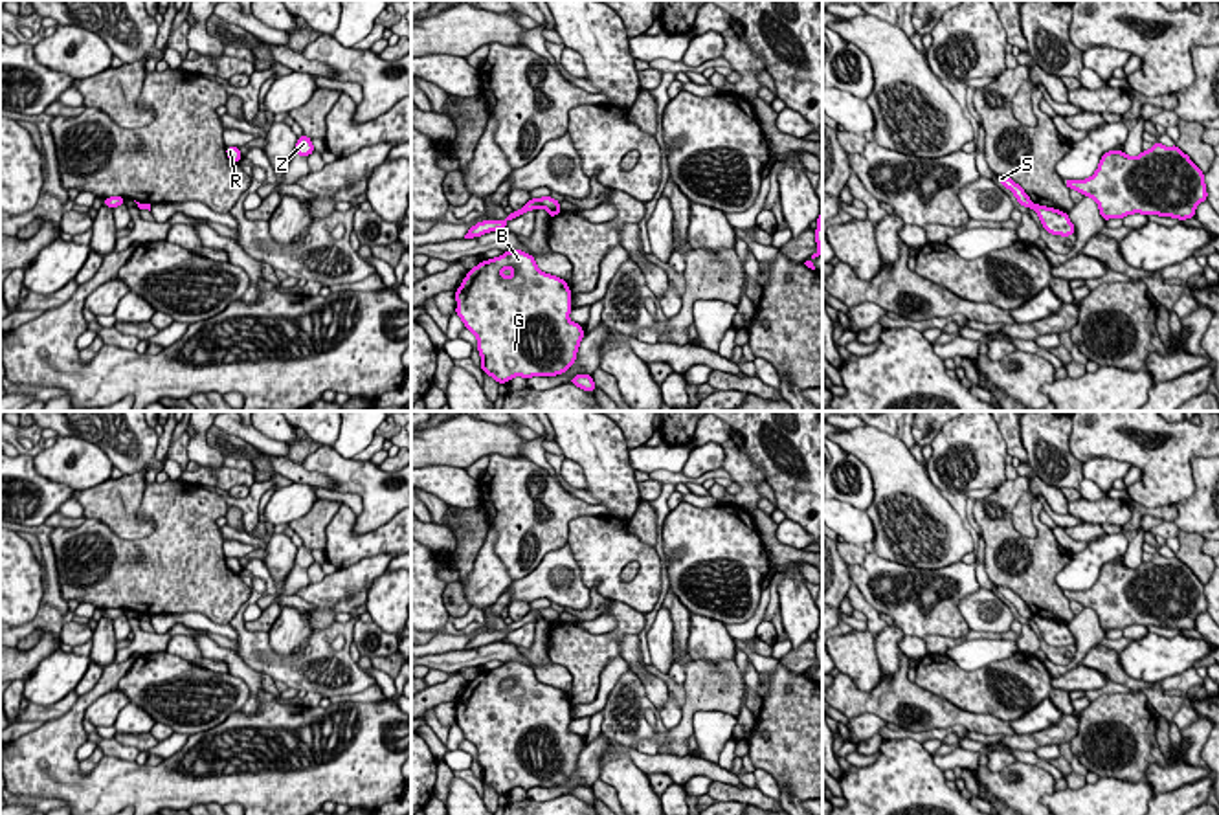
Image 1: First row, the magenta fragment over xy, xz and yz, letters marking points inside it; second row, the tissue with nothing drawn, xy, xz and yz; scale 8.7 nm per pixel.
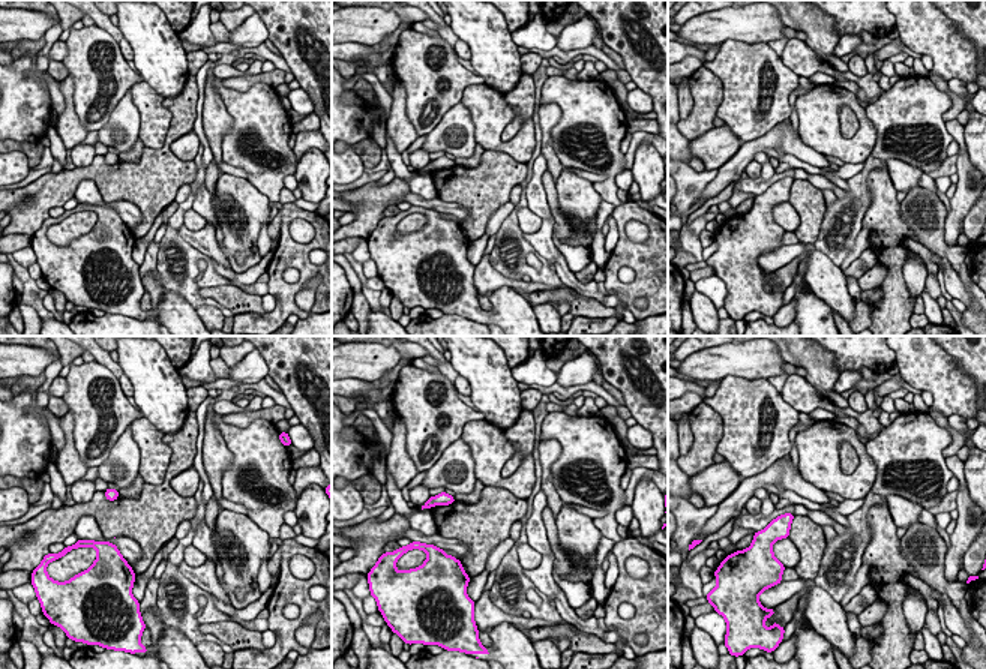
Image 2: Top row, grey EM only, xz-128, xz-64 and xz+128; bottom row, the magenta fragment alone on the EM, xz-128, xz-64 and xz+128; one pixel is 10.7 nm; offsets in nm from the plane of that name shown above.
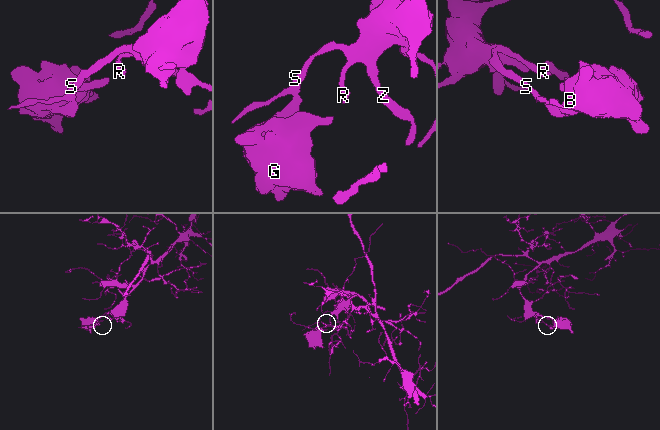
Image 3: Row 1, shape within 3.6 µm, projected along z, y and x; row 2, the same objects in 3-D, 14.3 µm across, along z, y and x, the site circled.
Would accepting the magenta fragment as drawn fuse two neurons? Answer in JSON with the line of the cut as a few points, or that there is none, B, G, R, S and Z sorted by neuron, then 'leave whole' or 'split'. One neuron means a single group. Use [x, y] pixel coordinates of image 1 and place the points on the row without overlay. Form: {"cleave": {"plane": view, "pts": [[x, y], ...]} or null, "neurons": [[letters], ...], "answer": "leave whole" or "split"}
{"cleave": {"plane": "xz", "pts": [[559, 617], [549, 623]]}, "neurons": [["B", "G"], ["R", "S", "Z"]], "answer": "split"}

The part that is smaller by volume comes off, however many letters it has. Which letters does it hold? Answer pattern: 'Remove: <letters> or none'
Remove: B, G

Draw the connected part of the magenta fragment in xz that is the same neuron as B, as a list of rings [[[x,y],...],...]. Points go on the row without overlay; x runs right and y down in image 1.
[[[510,661],[468,681],[455,701],[455,725],[477,749],[483,784],[498,795],[514,787],[556,787],[575,775],[584,749],[582,736],[569,731],[571,707],[567,692],[540,683],[532,666]]]

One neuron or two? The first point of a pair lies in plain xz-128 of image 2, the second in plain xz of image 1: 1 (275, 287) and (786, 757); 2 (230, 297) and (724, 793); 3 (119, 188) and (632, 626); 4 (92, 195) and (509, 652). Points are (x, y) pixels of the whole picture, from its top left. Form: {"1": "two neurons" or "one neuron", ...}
{"1": "one neuron", "2": "one neuron", "3": "one neuron", "4": "two neurons"}

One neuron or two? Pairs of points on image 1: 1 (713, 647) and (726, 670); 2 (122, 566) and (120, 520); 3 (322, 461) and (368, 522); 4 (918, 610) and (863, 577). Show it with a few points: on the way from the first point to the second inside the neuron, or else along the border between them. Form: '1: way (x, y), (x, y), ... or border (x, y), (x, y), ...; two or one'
1: border (733, 659), (722, 659), (713, 665); two
2: border (87, 518), (123, 538), (145, 538), (155, 529); two
3: way (340, 470), (369, 496), (369, 503); one
4: way (905, 597), (876, 579); one

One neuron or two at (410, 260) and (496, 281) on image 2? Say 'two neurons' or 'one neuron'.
two neurons

